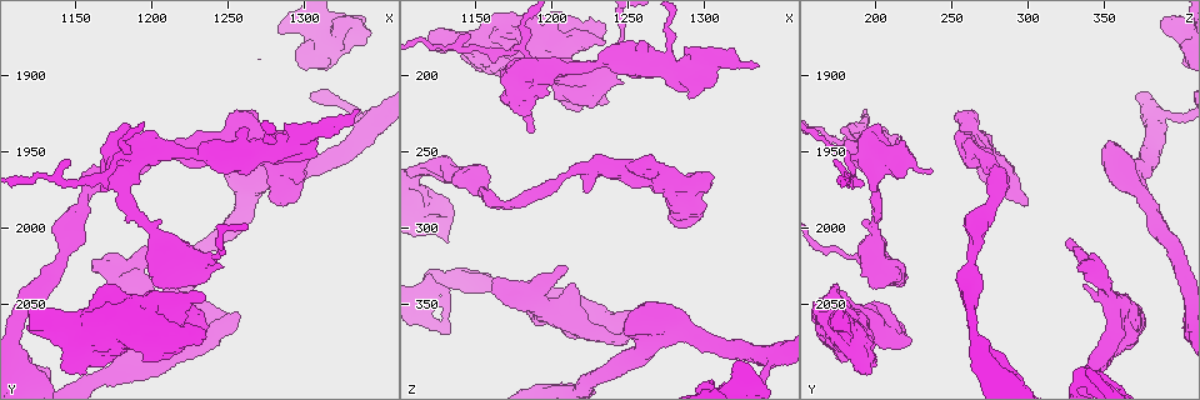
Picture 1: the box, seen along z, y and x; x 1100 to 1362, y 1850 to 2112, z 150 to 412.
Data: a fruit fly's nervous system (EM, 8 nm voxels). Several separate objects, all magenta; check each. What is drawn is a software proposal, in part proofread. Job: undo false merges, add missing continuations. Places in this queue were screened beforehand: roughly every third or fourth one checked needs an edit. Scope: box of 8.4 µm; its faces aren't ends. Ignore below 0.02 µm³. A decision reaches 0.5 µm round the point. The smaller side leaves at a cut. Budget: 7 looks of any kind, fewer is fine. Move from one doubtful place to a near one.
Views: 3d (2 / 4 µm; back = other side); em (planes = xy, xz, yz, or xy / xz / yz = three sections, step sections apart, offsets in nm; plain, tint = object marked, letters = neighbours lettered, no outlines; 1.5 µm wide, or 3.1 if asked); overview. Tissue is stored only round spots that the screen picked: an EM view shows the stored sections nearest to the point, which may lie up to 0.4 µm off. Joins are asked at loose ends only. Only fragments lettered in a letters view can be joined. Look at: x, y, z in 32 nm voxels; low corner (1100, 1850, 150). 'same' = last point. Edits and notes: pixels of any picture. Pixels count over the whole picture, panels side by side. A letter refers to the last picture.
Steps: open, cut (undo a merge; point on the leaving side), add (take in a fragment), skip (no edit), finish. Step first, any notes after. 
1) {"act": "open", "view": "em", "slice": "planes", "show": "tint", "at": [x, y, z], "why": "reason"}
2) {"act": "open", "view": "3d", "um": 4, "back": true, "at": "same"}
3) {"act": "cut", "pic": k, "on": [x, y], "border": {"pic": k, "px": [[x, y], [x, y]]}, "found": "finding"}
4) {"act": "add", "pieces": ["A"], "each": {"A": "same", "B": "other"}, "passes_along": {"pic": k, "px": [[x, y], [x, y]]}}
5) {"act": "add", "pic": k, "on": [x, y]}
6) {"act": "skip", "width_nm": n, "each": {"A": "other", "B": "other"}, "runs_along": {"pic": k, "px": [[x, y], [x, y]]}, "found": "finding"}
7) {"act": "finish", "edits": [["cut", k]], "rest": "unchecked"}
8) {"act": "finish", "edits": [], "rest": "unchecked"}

{"act": "open", "view": "em", "slice": "planes", "show": "letters", "at": [1144, 2006, 266], "why": "thick turns thin"}

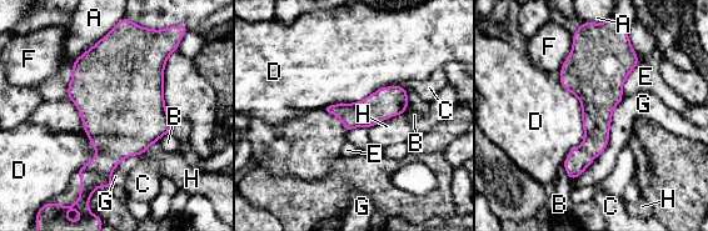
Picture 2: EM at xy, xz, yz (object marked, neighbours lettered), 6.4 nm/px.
{"act": "skip", "longest_contact_nm": ["G", 650], "each": {"A": "other", "B": "other", "C": "other", "D": "other", "E": "other", "F": "other", "G": "other", "H": "other"}, "border": {"pic": 2, "px": [[559, 81], [583, 129], [563, 162]]}, "found": "continuous, no second neuron"}

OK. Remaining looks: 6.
{"act": "open", "view": "em", "slice": "planes", "show": "letters", "at": [1224, 1950, 274], "why": "branch stops here"}

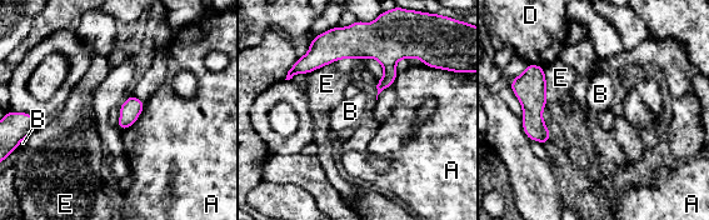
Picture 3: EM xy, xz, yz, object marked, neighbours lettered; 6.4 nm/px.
{"act": "skip", "longest_contact_nm": ["E", 320], "each": {"A": "other", "B": "other", "D": "other", "E": "other"}, "border": {"pic": 3, "px": [[145, 103], [138, 119], [121, 130]]}, "found": "no lettered fragment goes on from it"}

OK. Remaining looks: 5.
{"act": "open", "view": "em", "slice": "xz", "step": 8, "show": "letters", "at": [1120, 2054, 176], "why": "stops while still wide"}

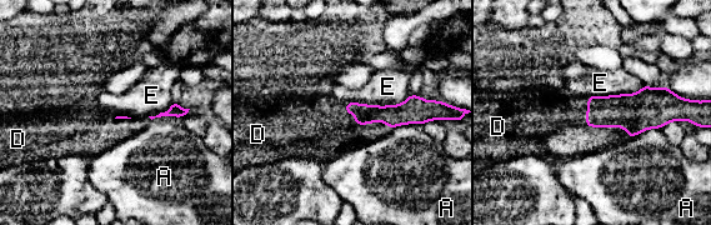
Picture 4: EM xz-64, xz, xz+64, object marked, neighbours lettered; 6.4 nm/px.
{"act": "open", "view": "em", "slice": "planes", "show": "letters", "at": "same", "why": "another direction"}

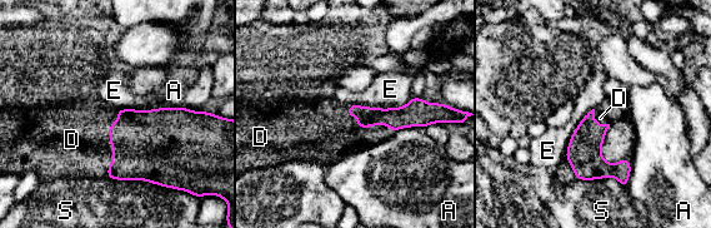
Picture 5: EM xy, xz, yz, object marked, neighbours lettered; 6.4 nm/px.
{"act": "add", "pieces": ["D"], "each": {"A": "other", "D": "same", "E": "other", "S": "other"}, "passes_along": {"pic": 5, "px": [[149, 145], [110, 142], [71, 139]]}, "found": "the neuron continues"}

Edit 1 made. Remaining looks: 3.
{"act": "finish", "edits": [["add", 5]], "rest": "unchecked"}

